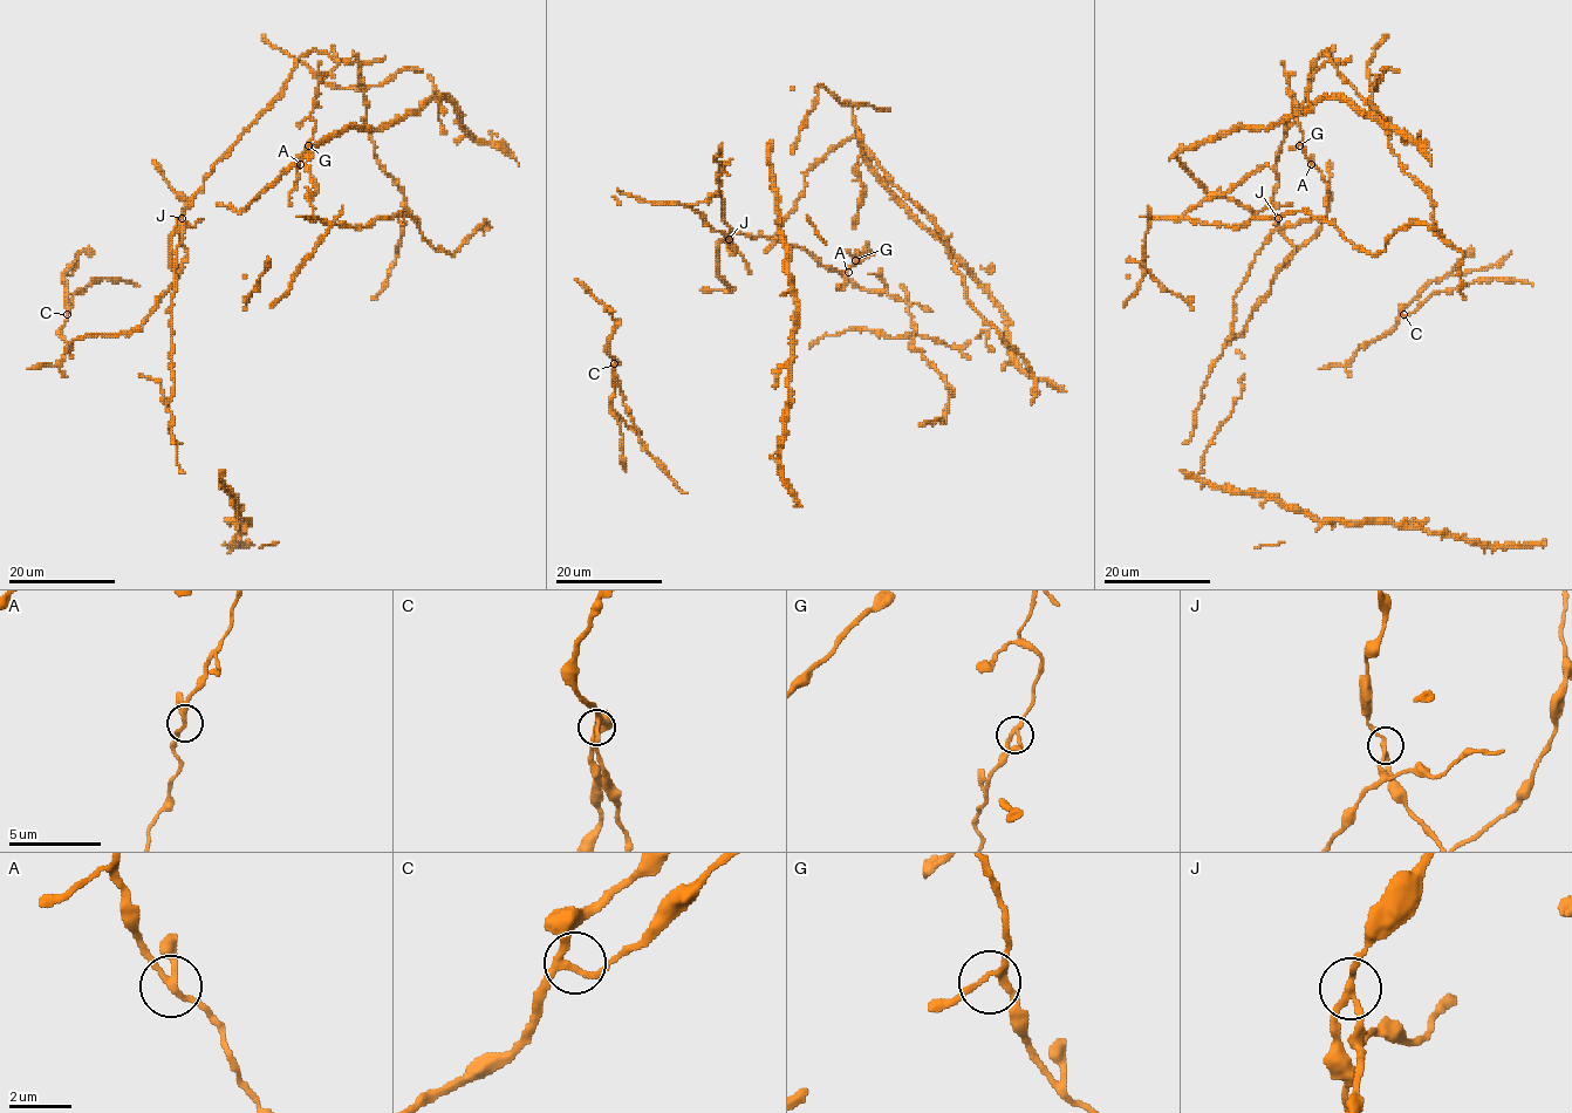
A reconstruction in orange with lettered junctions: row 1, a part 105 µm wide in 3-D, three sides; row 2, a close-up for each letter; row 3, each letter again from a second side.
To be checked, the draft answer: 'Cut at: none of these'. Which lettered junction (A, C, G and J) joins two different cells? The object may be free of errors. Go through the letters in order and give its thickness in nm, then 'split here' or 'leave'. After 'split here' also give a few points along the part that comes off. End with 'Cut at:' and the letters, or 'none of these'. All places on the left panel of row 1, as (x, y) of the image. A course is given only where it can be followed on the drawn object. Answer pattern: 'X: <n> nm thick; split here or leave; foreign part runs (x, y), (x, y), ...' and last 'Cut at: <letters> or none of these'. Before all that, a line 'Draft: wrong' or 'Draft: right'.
Draft: wrong
A: 180 nm thick; leave
C: 240 nm thick; leave
G: 170 nm thick; leave
J: 190 nm thick; split here
Cut at: J

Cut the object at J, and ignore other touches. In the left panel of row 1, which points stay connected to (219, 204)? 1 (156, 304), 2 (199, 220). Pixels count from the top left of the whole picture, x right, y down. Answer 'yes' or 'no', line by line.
1: yes
2: no

